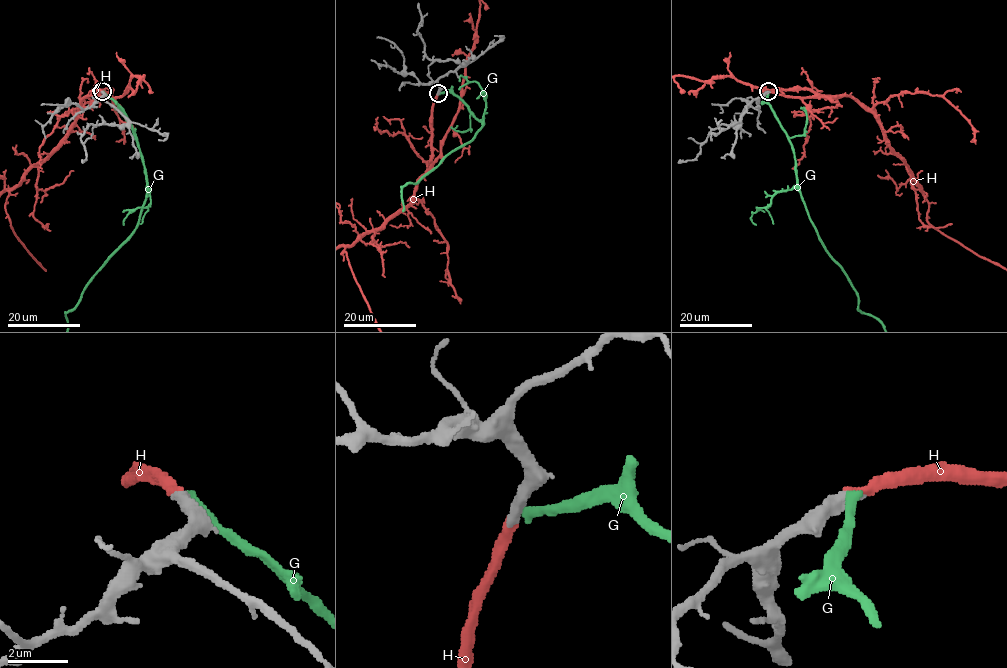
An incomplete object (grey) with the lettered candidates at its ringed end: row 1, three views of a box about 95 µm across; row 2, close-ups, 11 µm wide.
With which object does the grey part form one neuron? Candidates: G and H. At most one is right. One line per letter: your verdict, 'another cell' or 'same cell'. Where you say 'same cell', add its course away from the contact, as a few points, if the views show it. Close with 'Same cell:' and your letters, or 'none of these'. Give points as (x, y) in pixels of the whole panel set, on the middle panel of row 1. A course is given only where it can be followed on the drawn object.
G: another cell
H: same cell
Same cell: H

